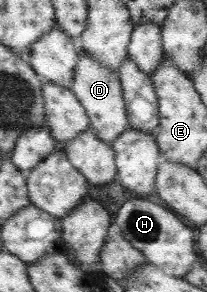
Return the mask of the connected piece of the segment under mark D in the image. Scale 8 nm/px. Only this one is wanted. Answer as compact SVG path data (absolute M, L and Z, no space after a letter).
M86 52L78 55L79 58L72 78L73 86L70 89L84 106L89 117L89 129L96 134L100 141L111 144L129 127L119 75L105 67L103 63L92 59Z

